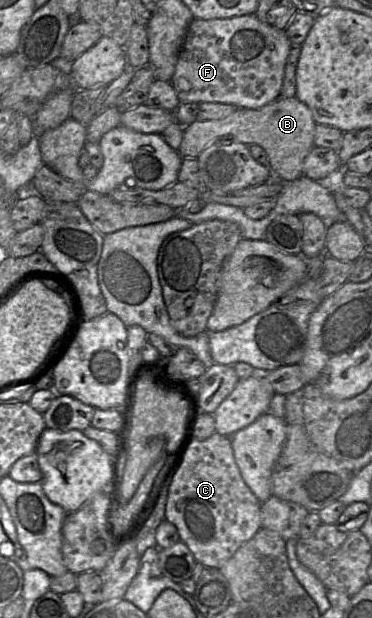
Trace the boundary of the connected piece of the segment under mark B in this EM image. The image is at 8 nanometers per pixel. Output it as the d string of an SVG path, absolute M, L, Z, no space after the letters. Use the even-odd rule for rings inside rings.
M279 97L257 109L236 109L229 116L217 120L196 120L183 127L183 139L177 152L183 158L197 158L210 144L218 140L232 140L245 145L261 146L269 159L269 168L278 181L290 182L303 174L303 161L315 146L316 122L306 104L298 98Z

